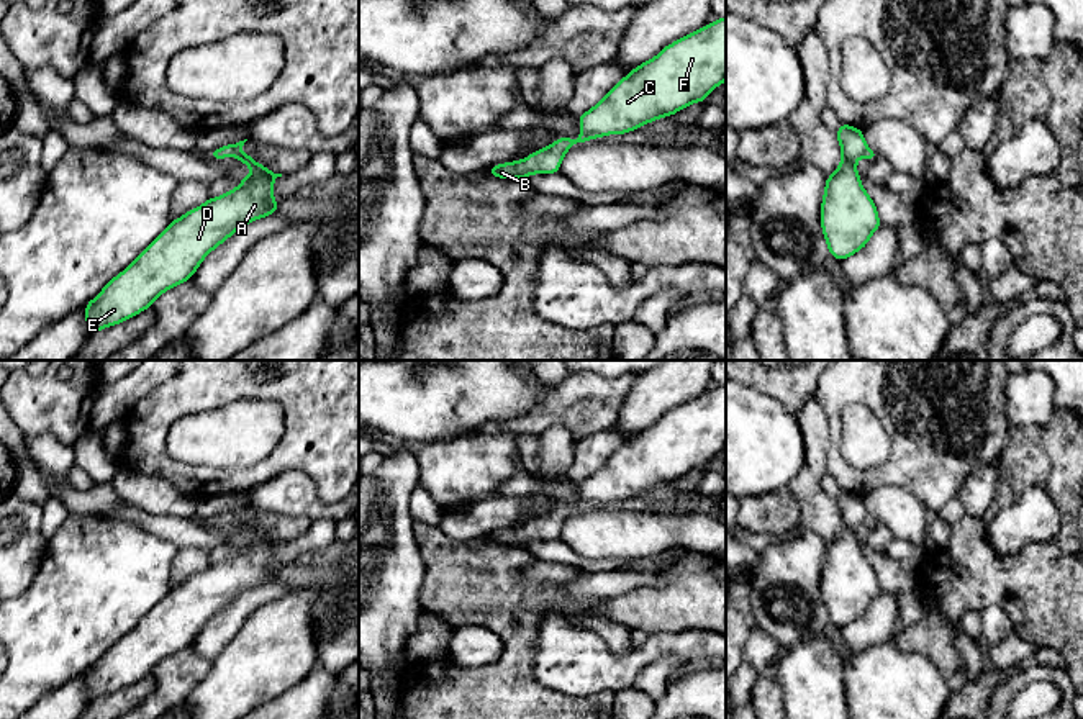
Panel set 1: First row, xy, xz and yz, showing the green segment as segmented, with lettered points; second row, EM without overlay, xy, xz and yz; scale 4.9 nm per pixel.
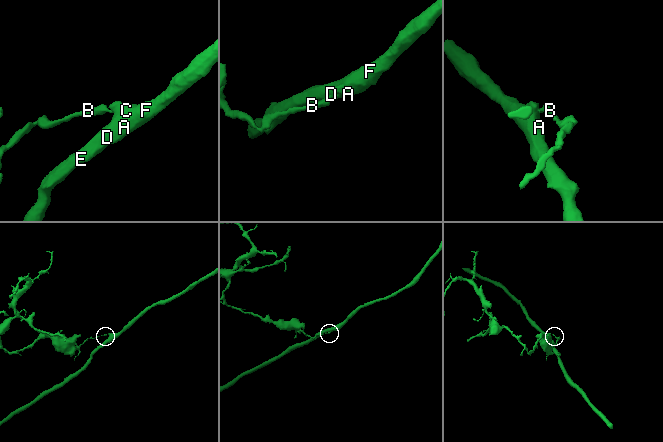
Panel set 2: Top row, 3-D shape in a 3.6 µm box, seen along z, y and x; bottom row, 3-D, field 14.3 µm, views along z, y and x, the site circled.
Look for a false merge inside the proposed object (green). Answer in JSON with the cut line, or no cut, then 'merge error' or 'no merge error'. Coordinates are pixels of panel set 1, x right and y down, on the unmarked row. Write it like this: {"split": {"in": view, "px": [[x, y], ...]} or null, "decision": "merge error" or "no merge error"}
{"split": {"in": "xz", "px": [[582, 498], [597, 503]]}, "decision": "merge error"}

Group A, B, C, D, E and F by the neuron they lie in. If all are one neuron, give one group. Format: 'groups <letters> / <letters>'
groups A C D E F / B

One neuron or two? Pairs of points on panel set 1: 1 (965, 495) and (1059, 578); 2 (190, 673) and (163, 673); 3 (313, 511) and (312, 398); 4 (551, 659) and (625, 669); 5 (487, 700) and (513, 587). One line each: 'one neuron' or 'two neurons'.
1: two neurons
2: one neuron
3: two neurons
4: one neuron
5: one neuron

